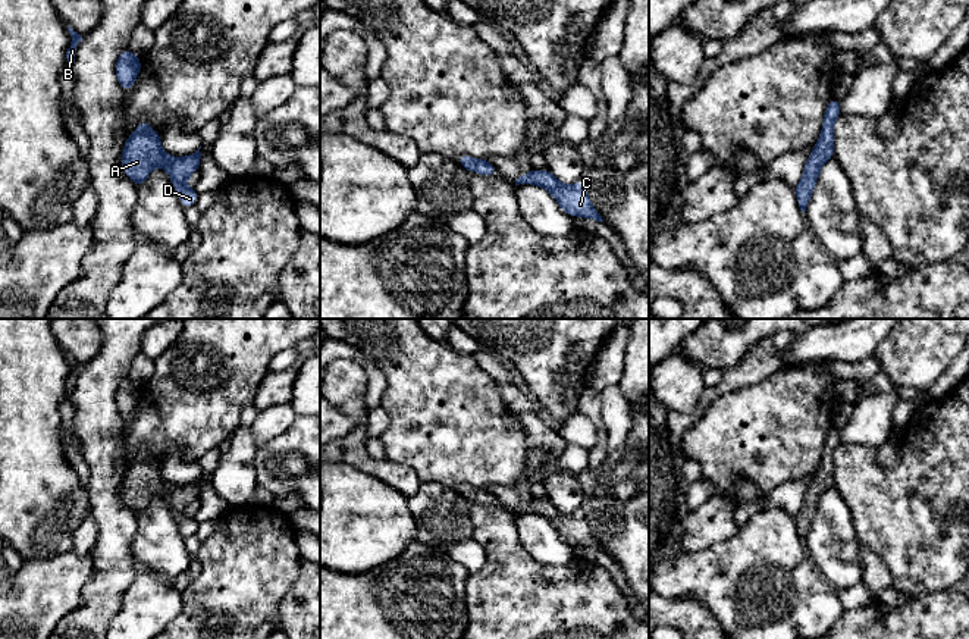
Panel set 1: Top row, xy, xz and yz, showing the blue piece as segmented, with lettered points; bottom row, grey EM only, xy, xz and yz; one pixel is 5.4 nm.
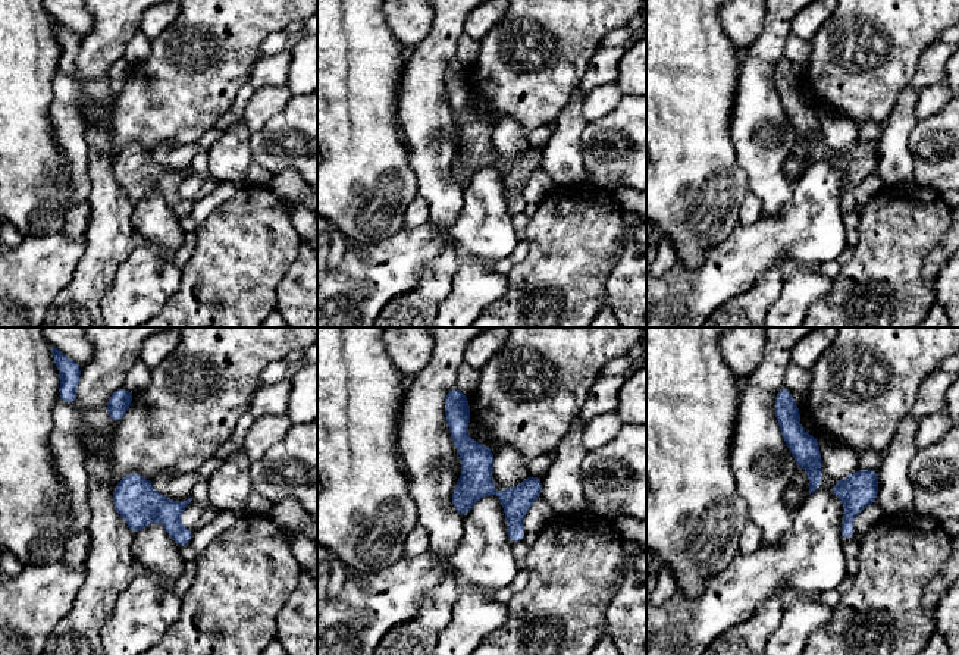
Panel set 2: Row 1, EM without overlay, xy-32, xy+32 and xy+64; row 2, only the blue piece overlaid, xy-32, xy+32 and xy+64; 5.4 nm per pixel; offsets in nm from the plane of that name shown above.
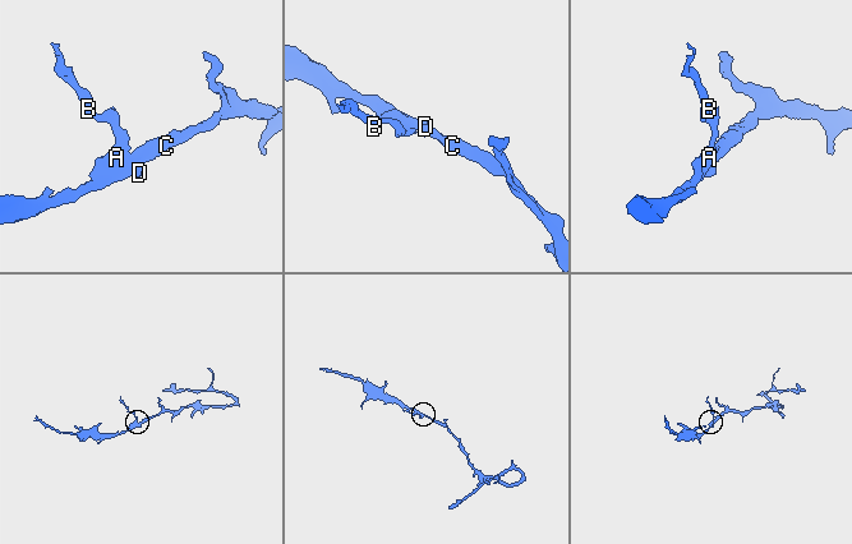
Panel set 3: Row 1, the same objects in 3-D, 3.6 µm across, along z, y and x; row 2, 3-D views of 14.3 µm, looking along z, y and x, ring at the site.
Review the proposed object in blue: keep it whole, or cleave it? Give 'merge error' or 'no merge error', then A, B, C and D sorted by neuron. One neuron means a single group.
no merge error | A B C D

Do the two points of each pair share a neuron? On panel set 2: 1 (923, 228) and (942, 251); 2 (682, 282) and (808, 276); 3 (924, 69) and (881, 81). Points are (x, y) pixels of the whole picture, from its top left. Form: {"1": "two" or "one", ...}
{"1": "two", "2": "two", "3": "two"}

